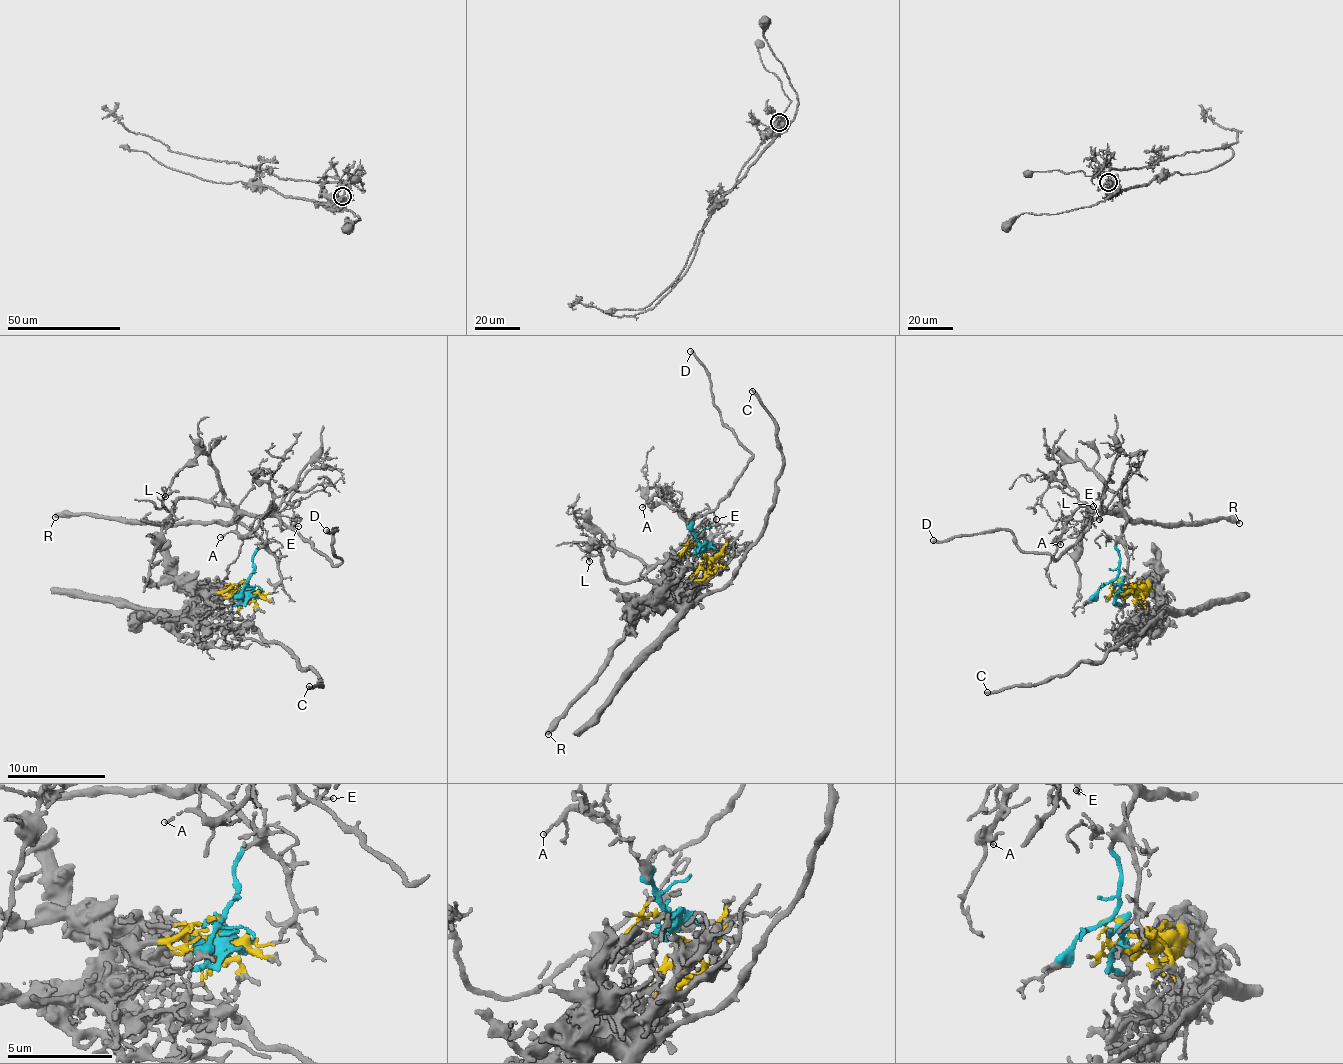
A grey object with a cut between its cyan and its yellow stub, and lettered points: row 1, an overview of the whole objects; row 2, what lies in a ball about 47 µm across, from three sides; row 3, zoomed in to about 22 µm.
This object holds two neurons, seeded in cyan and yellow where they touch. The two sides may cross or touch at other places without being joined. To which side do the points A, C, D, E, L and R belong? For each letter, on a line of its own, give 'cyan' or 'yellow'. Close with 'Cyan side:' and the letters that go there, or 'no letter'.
A: cyan
C: yellow
D: cyan
E: cyan
L: cyan
R: cyan
Cyan side: A, D, E, L, R

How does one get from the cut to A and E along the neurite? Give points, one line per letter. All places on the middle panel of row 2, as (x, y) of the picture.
A: (702, 549), (695, 546), (671, 563), (689, 523), (669, 498), (652, 496), (641, 507)
E: (702, 549), (695, 550), (695, 546), (696, 550), (677, 563), (670, 561), (691, 536), (717, 518)

